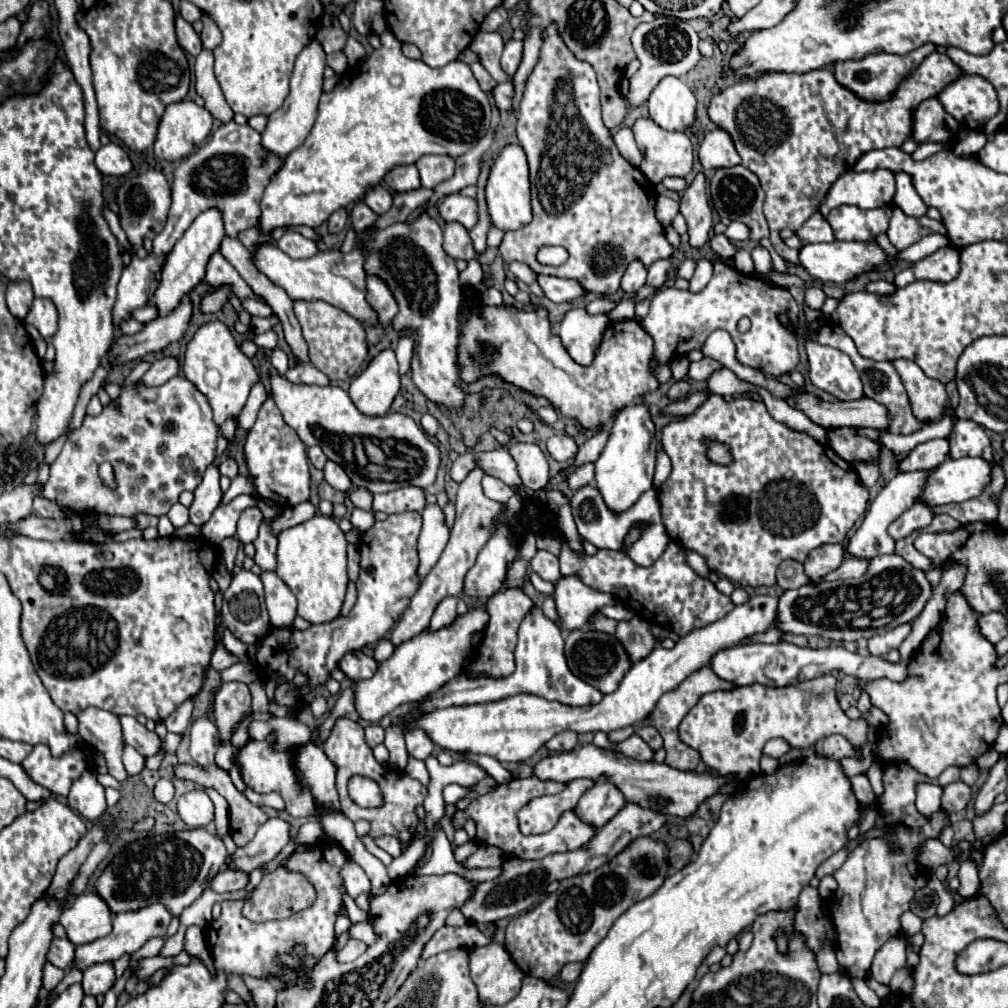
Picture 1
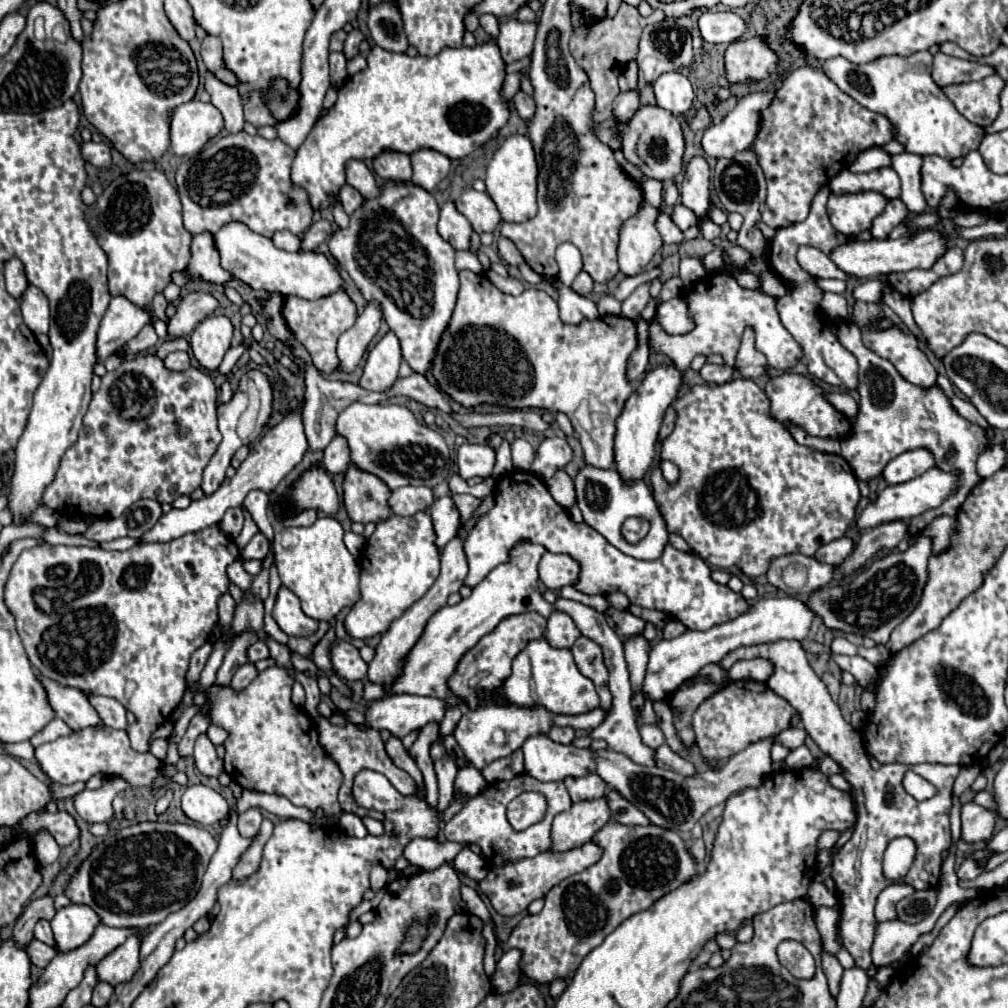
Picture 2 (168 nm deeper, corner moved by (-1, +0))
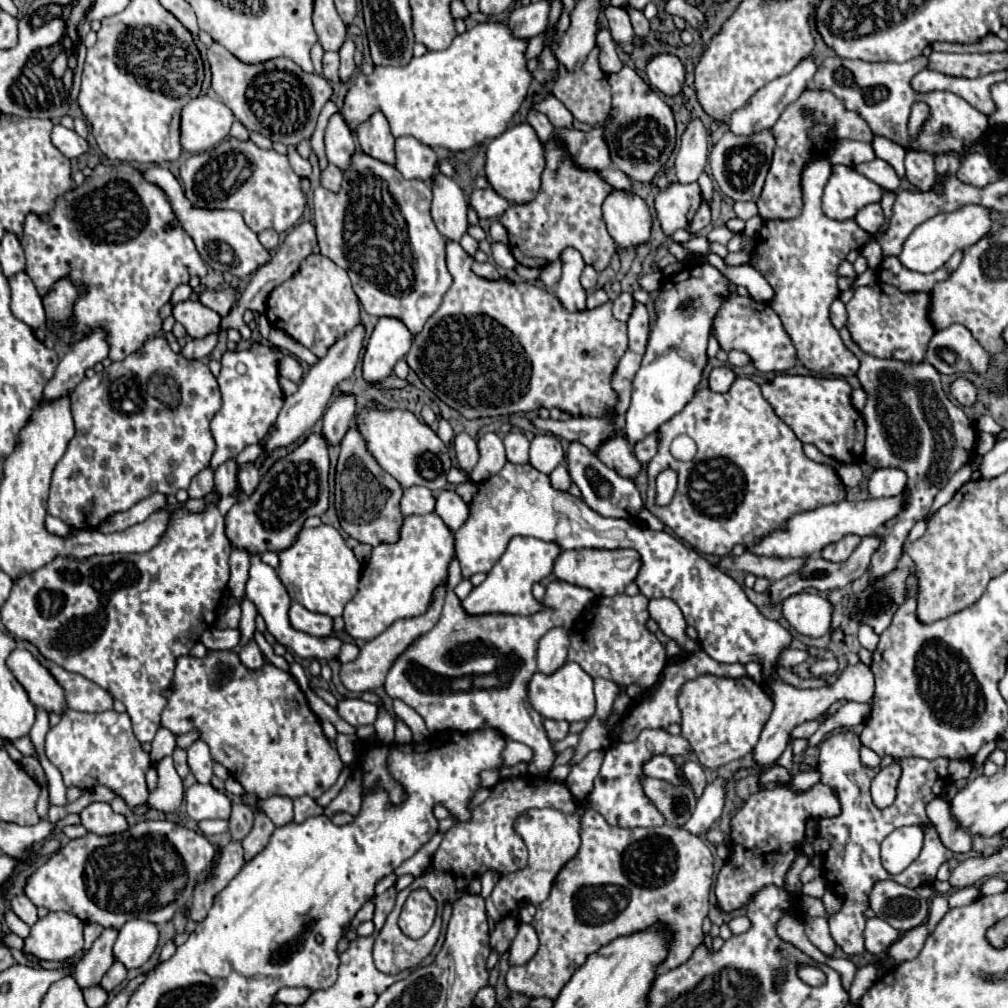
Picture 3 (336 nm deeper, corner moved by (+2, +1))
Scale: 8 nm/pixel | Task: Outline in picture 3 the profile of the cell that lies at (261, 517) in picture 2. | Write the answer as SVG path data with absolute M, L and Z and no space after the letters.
M249 463L249 465L245 465L245 467L241 469L239 481L241 481L241 489L243 489L243 493L245 493L247 497L255 493L255 489L259 487L259 481L261 481L261 479L259 479L259 471L255 469L253 463Z

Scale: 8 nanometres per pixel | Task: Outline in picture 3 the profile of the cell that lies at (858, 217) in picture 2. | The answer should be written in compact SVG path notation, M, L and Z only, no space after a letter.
M833 165L829 183L823 193L823 213L835 221L847 221L865 205L879 203L883 189L859 175L853 167Z

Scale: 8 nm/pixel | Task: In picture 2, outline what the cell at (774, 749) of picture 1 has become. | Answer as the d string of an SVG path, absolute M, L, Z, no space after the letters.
M800 726L800 728L788 728L788 730L782 730L782 732L776 736L776 740L778 740L780 744L788 746L790 750L796 750L798 746L804 744L804 740L806 740L806 730L804 730L802 726Z

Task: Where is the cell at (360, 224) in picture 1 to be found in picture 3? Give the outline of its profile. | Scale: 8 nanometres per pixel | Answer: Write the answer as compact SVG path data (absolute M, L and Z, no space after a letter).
M329 163L329 167L321 173L321 185L333 193L341 191L341 183L343 183L343 173Z

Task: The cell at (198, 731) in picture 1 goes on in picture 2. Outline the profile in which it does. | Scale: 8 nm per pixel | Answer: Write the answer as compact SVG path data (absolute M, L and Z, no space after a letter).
M206 734L198 736L198 740L196 740L194 762L196 762L196 768L200 770L200 774L204 774L204 776L218 776L224 770L222 760L216 756L216 748L208 740Z

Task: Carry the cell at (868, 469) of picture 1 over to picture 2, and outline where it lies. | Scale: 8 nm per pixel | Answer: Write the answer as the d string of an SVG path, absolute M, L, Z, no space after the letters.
M842 322L834 326L834 334L838 340L848 348L860 362L860 376L858 376L858 392L860 392L860 412L854 422L854 432L850 438L842 440L842 458L850 464L856 478L870 480L882 474L884 466L900 456L902 452L926 448L934 452L936 466L944 472L960 470L958 474L958 492L950 496L950 500L944 500L938 508L926 510L914 520L908 522L908 534L916 536L920 534L930 520L946 514L956 516L960 504L966 500L970 490L980 482L980 476L976 474L976 460L986 450L988 438L984 428L966 422L950 404L950 398L944 394L944 390L934 384L934 388L918 388L916 384L910 384L900 376L900 372L884 358L876 356L872 350L868 350L862 344L862 336L856 324Z

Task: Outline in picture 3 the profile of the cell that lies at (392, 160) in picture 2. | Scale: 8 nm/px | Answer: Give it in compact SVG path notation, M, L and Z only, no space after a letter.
M375 113L367 123L359 125L357 141L365 155L387 165L395 165L395 139L383 115Z

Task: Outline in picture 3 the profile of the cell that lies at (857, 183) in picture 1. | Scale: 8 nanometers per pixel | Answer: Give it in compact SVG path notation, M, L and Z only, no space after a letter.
M873 159L869 163L861 163L855 169L857 169L857 173L865 175L867 179L871 179L873 183L877 183L879 187L883 187L887 191L895 191L899 187L899 183L901 183L897 173L895 173L895 169L889 163L881 161L881 159Z

